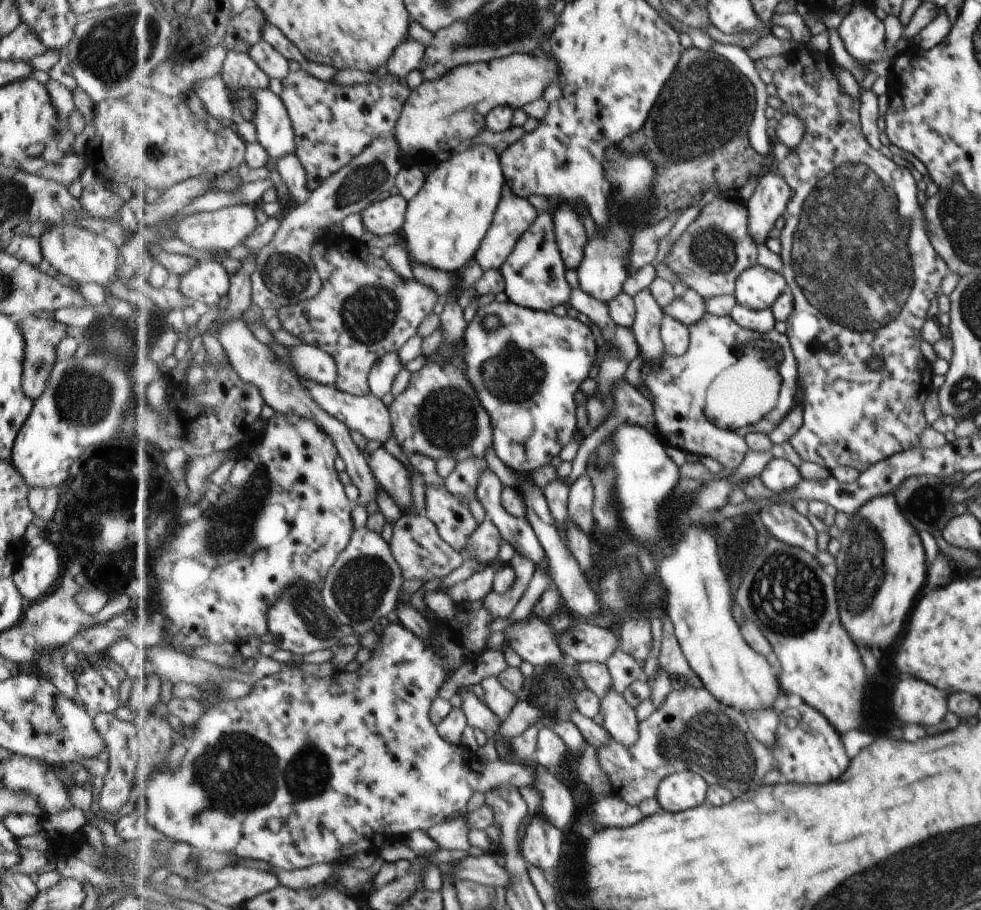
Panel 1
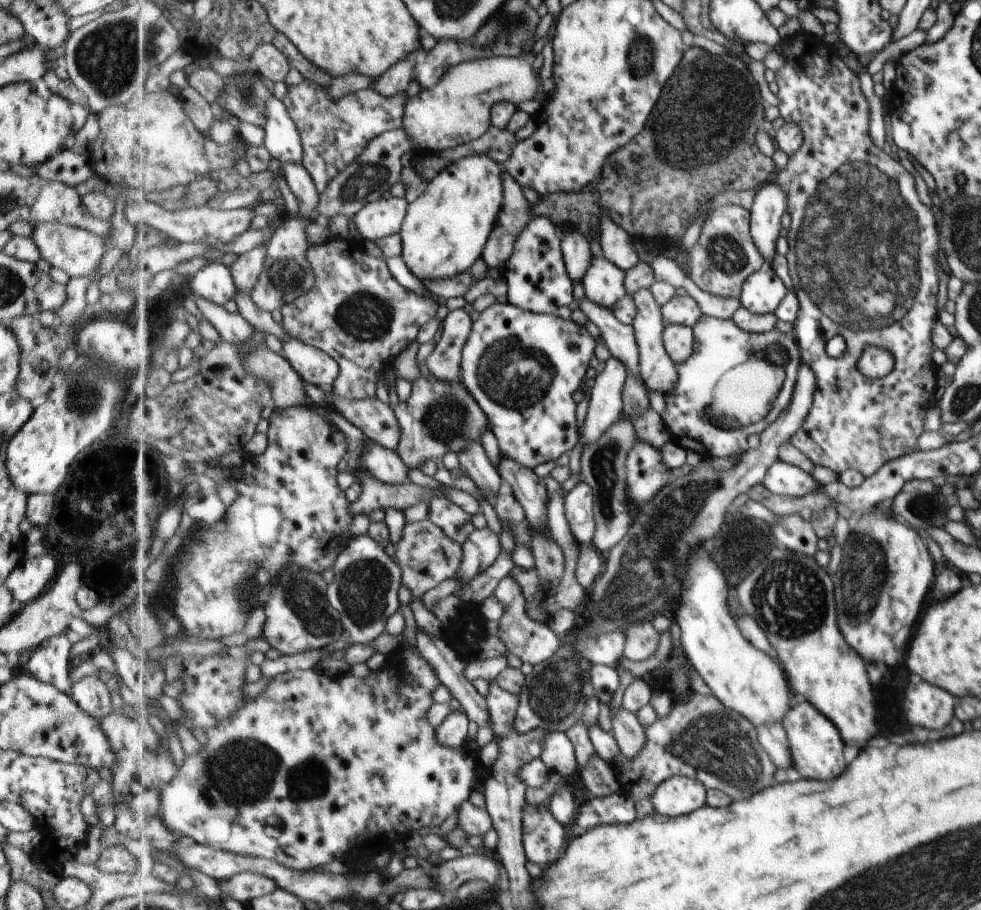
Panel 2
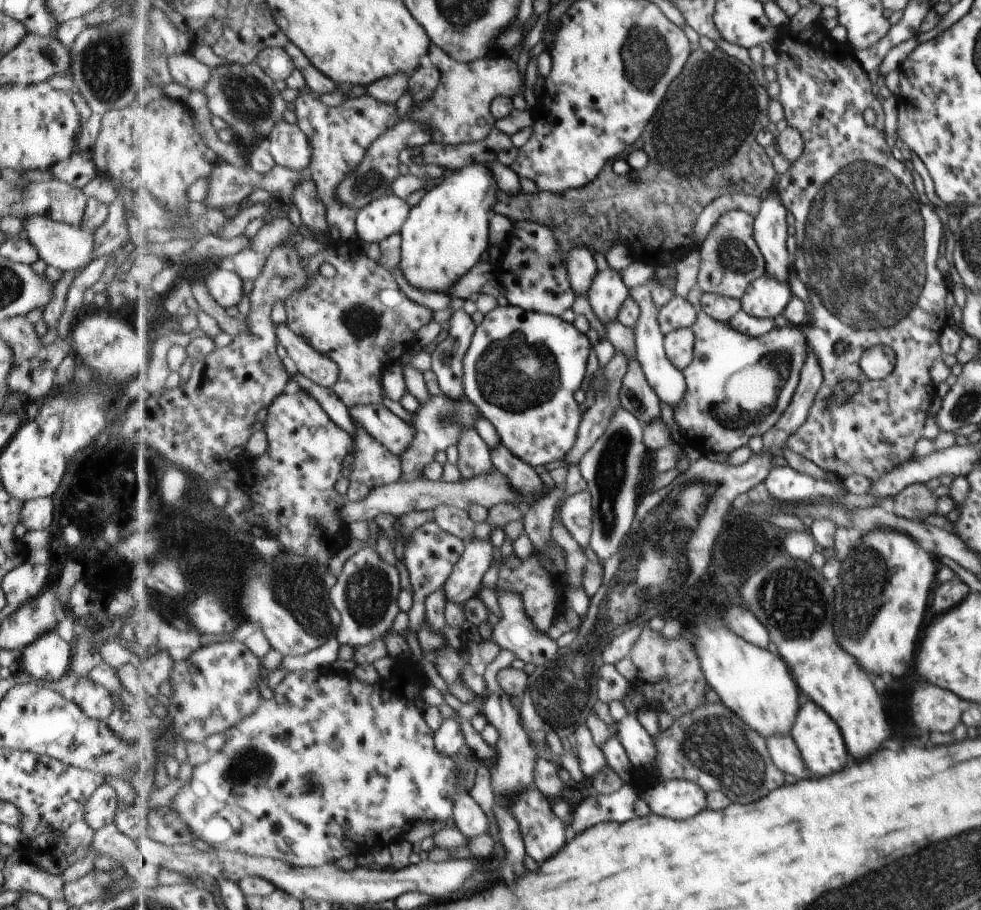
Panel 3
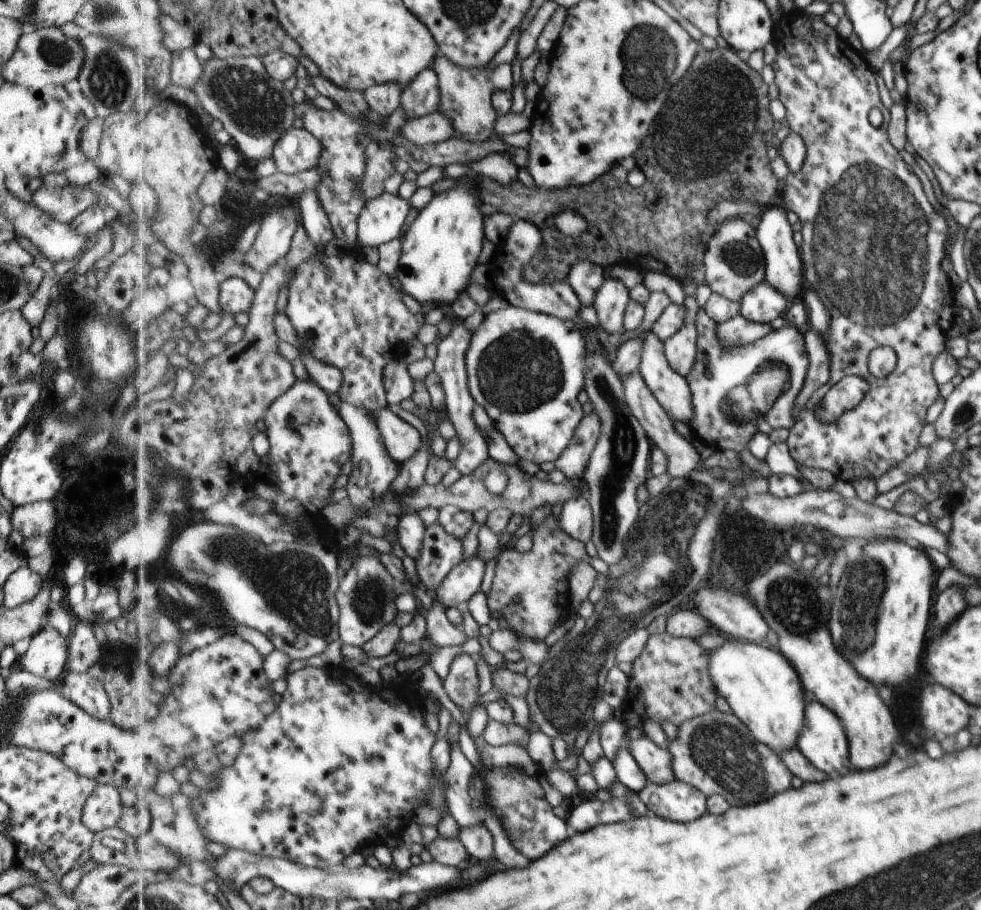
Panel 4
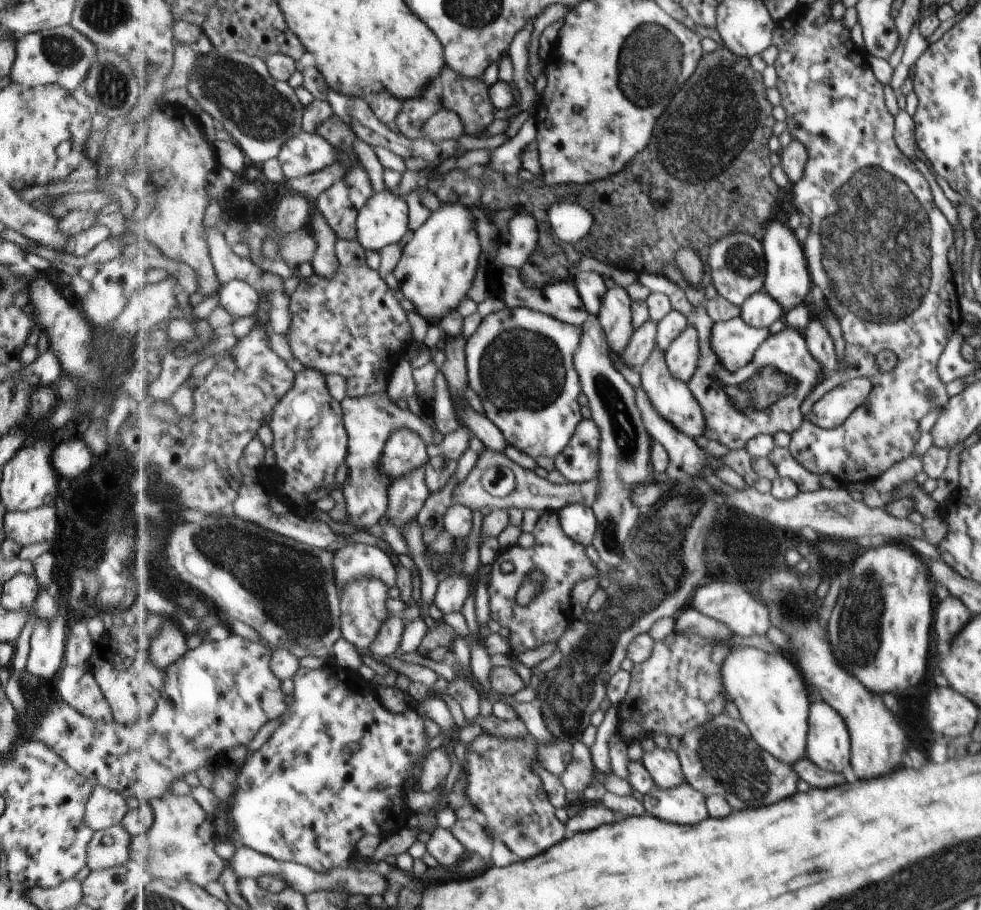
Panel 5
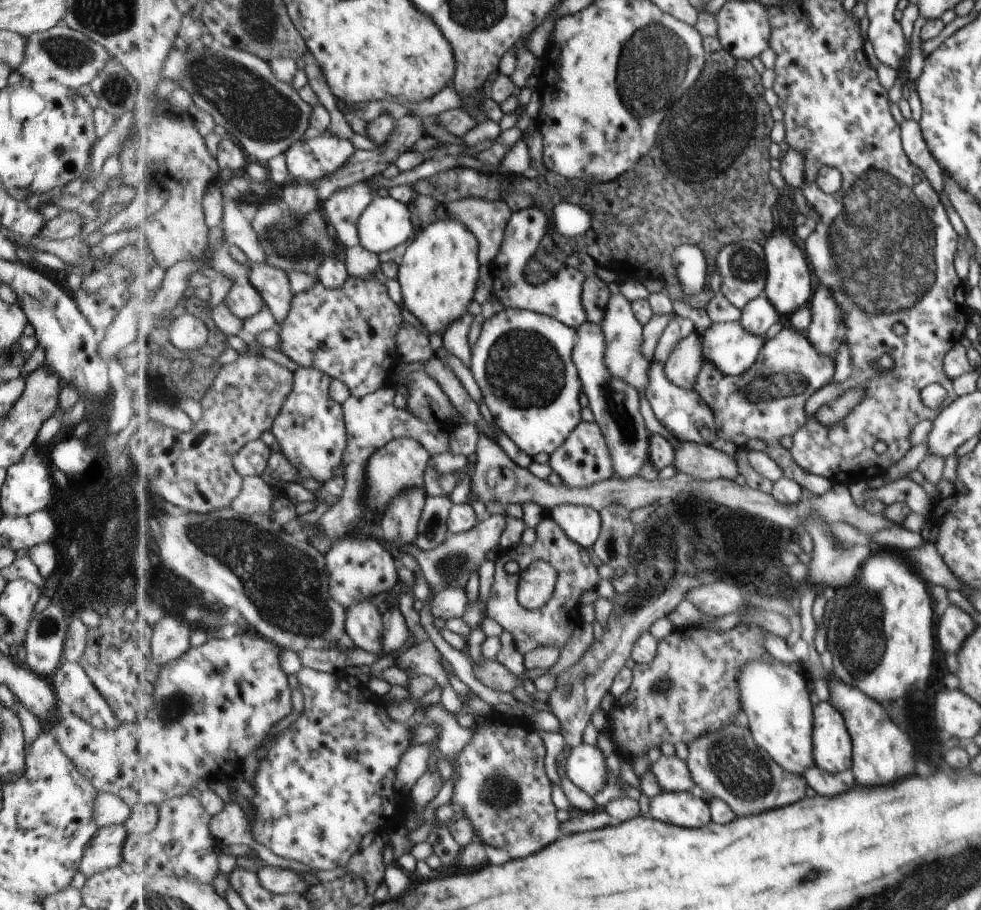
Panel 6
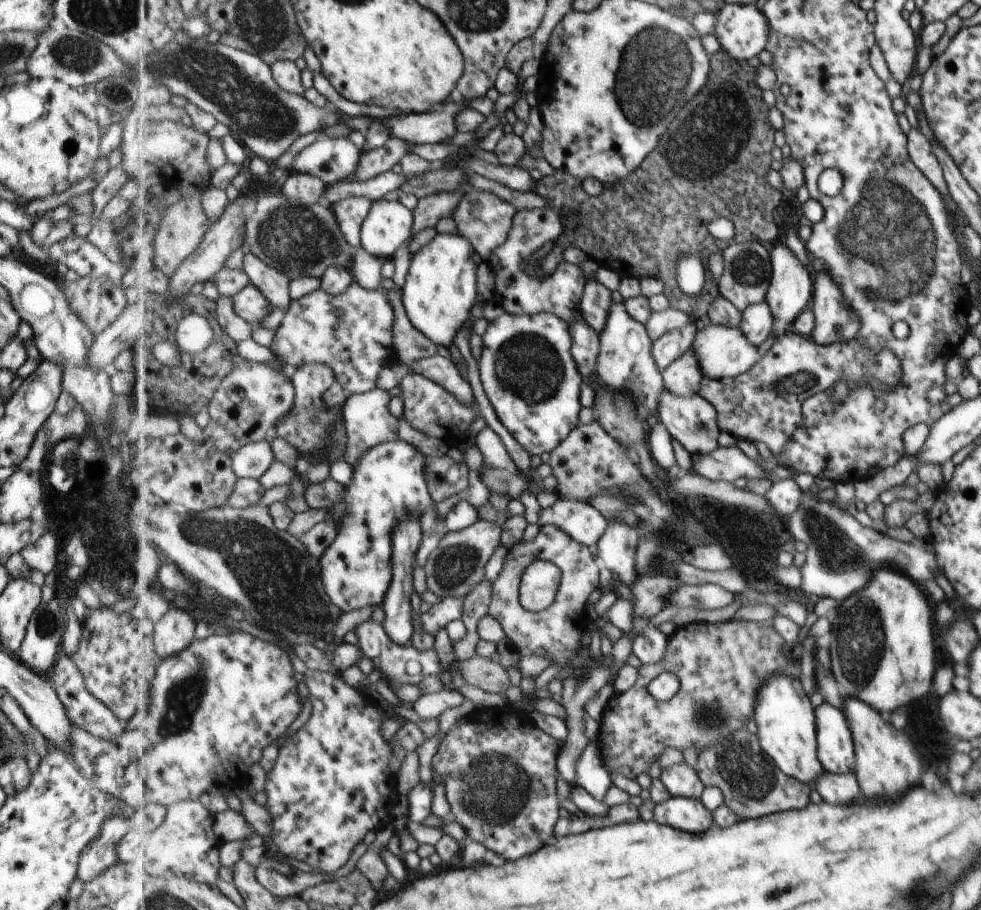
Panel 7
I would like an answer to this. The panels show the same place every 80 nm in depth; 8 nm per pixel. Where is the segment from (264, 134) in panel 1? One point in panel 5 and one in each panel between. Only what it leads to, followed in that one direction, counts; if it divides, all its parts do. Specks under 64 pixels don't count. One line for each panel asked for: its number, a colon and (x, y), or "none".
2: (282, 138)
3: (290, 146)
4: (298, 150)
5: (304, 155)

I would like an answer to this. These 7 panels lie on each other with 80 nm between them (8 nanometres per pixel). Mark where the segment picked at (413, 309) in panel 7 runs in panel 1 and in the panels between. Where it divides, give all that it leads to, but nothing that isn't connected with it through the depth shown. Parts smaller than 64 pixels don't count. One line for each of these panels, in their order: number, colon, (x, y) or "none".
1: (448, 219)
2: (448, 226)
3: (446, 234)
4: (441, 249)
5: (440, 260)
6: (438, 275)

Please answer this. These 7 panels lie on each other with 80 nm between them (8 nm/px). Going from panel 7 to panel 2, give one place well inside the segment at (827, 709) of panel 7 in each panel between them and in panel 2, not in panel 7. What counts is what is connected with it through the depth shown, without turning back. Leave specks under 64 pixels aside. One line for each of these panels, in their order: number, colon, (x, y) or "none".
2: (817, 748)
3: (821, 742)
4: (823, 743)
5: (828, 746)
6: (831, 743)

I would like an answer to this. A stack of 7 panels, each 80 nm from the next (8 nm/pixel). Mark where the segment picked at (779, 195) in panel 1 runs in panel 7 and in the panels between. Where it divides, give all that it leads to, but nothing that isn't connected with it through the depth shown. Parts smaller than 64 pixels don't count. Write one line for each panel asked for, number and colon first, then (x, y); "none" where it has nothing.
2: (771, 201)
3: (770, 226)
4: (783, 272)
5: (787, 281)
6: (788, 287)
7: (790, 289)

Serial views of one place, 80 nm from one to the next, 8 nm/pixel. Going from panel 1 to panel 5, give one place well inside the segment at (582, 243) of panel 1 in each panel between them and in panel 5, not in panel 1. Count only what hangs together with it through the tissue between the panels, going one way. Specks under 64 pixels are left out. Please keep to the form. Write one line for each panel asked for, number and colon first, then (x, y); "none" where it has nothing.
2: (577, 254)
3: (582, 267)
4: (586, 278)
5: (592, 288)

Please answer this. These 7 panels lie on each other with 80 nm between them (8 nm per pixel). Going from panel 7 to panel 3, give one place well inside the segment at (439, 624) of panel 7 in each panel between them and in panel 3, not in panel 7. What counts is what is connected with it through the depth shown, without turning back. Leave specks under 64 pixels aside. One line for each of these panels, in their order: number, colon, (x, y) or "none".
3: (467, 579)
4: (463, 583)
5: (451, 594)
6: (451, 603)

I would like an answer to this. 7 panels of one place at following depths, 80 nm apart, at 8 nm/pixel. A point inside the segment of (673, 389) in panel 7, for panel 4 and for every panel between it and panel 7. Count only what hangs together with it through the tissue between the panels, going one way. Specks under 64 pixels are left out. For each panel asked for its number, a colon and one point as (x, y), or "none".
4: (681, 349)
5: (683, 356)
6: (683, 368)

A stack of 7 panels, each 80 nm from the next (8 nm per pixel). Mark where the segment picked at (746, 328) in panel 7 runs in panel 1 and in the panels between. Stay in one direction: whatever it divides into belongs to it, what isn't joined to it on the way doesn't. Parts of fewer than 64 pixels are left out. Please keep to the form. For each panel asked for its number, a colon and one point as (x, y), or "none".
1: (758, 288)
2: (763, 292)
3: (767, 297)
4: (763, 304)
5: (761, 310)
6: (759, 315)

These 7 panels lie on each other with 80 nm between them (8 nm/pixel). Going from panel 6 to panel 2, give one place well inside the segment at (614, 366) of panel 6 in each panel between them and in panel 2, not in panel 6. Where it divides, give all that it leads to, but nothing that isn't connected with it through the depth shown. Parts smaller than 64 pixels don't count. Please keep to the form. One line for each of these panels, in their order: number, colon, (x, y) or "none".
2: (604, 283)
3: (607, 294)
4: (612, 301)
5: (616, 316)

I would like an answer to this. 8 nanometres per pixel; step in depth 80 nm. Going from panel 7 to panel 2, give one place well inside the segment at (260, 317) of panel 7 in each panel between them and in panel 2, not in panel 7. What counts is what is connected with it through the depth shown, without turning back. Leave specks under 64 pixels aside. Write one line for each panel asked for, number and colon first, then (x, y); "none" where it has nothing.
2: (215, 282)
3: (227, 287)
4: (236, 295)
5: (239, 299)
6: (244, 300)

